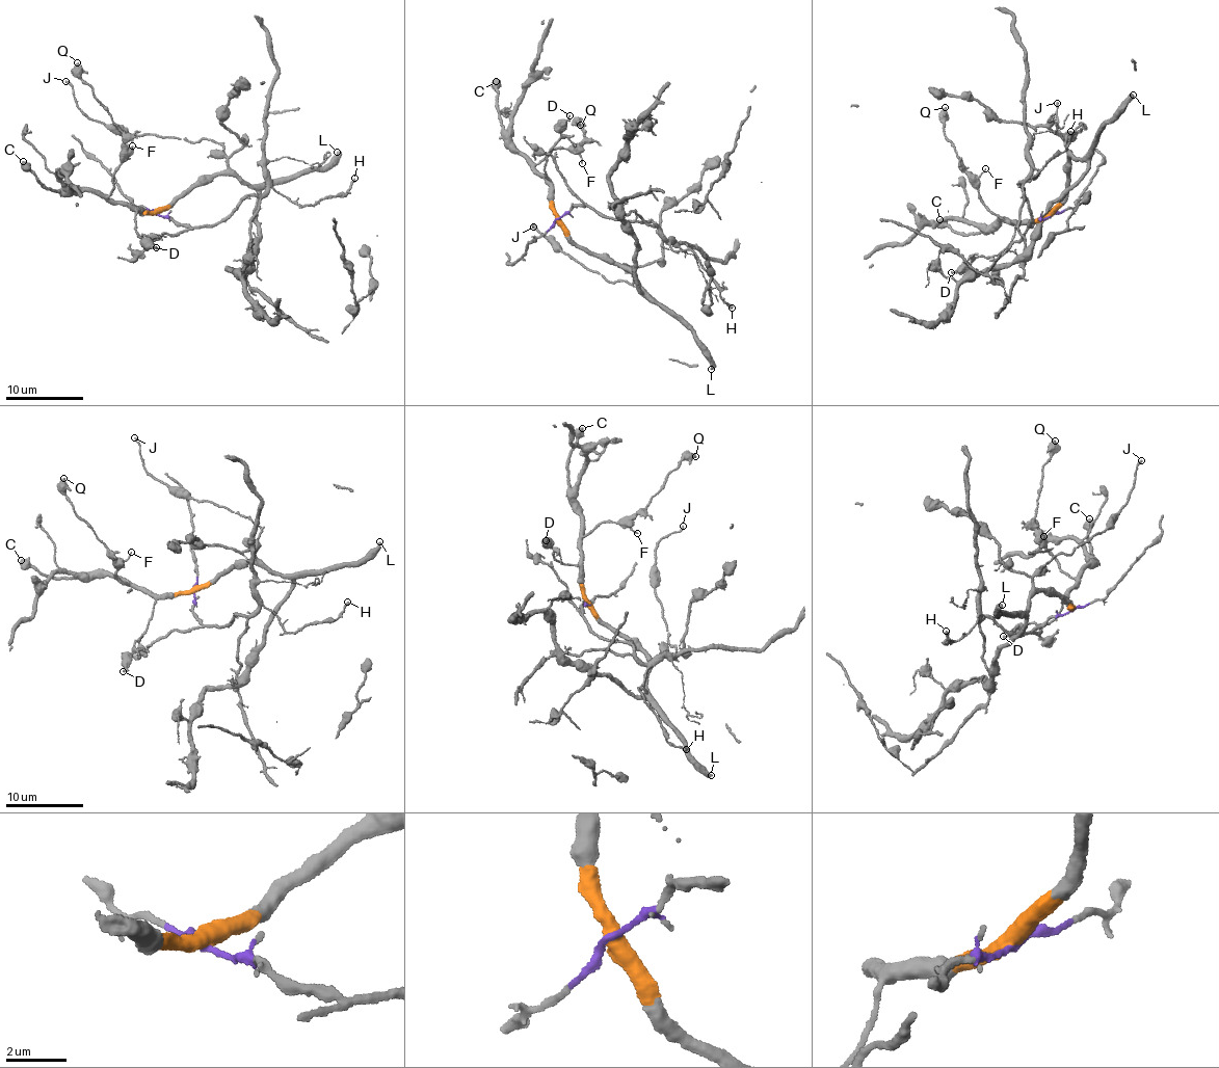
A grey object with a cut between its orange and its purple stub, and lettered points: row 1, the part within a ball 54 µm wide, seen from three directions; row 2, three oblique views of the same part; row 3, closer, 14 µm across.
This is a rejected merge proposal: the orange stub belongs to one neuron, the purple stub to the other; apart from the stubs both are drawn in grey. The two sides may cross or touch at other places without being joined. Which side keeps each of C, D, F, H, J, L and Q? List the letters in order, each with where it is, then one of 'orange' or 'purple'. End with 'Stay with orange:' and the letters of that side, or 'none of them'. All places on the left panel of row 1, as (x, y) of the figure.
C: (23, 161) | orange
D: (156, 247) | orange
F: (132, 145) | orange
H: (354, 178) | purple
J: (65, 81) | orange
L: (337, 152) | orange
Q: (77, 62) | orange
Stay with orange: C, D, F, J, L, Q

